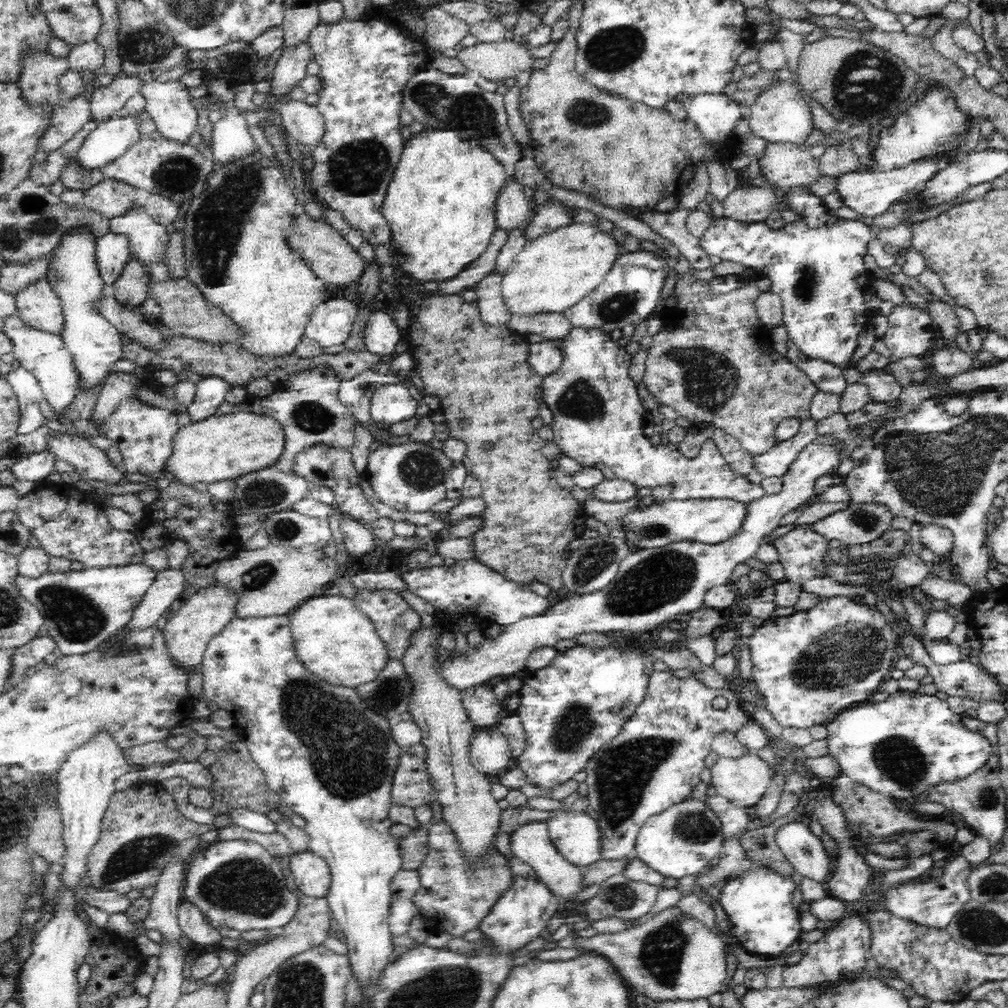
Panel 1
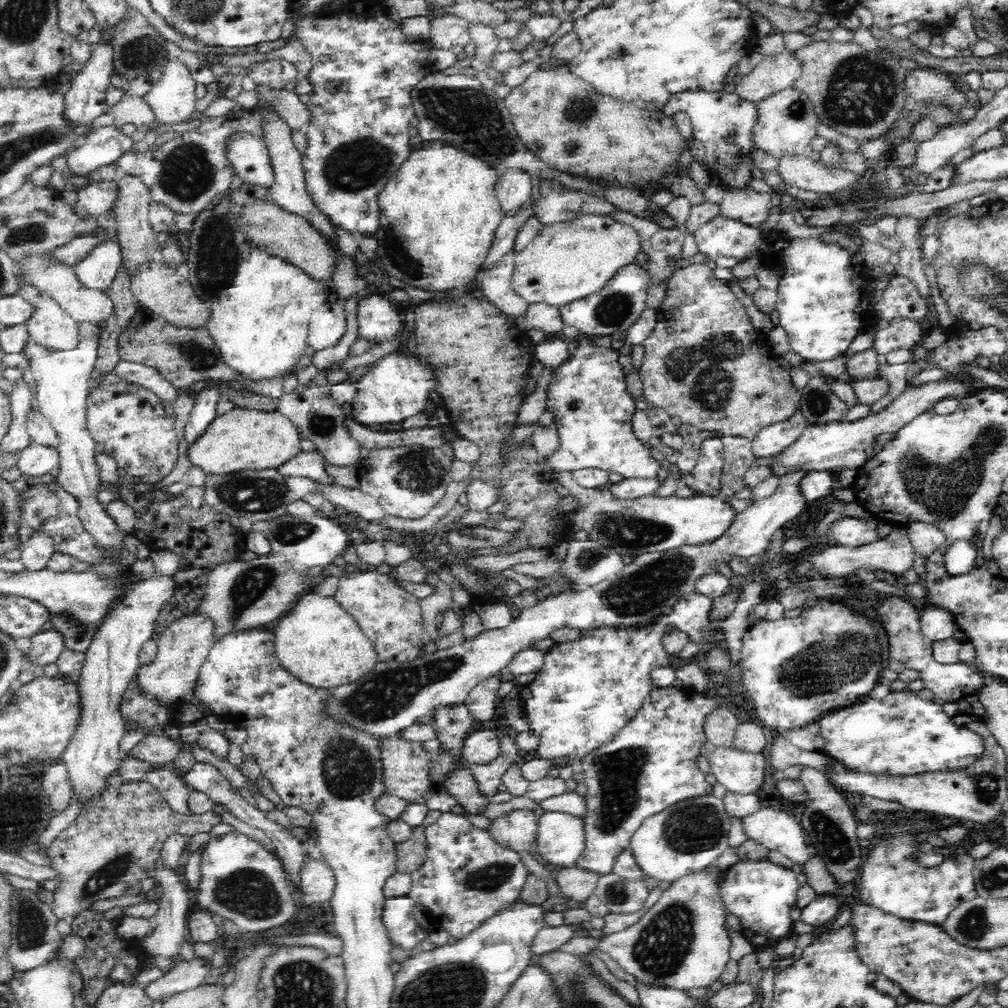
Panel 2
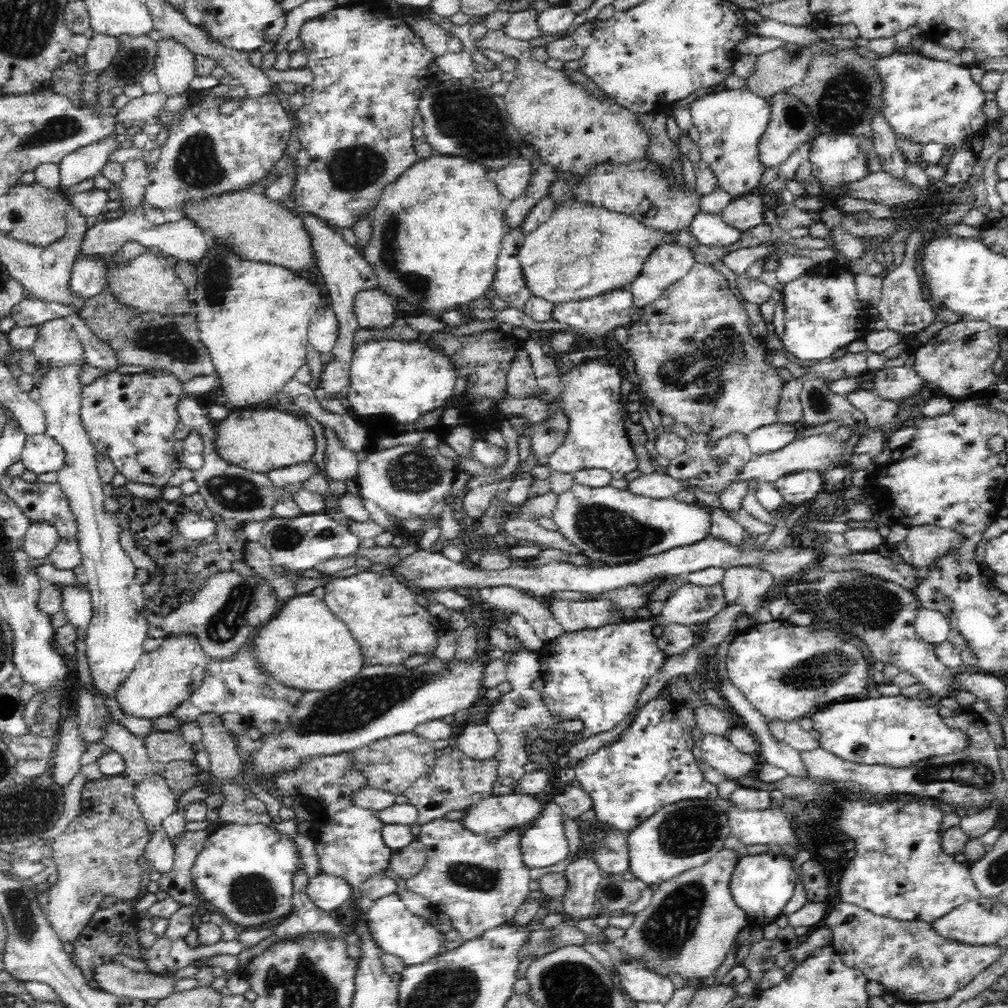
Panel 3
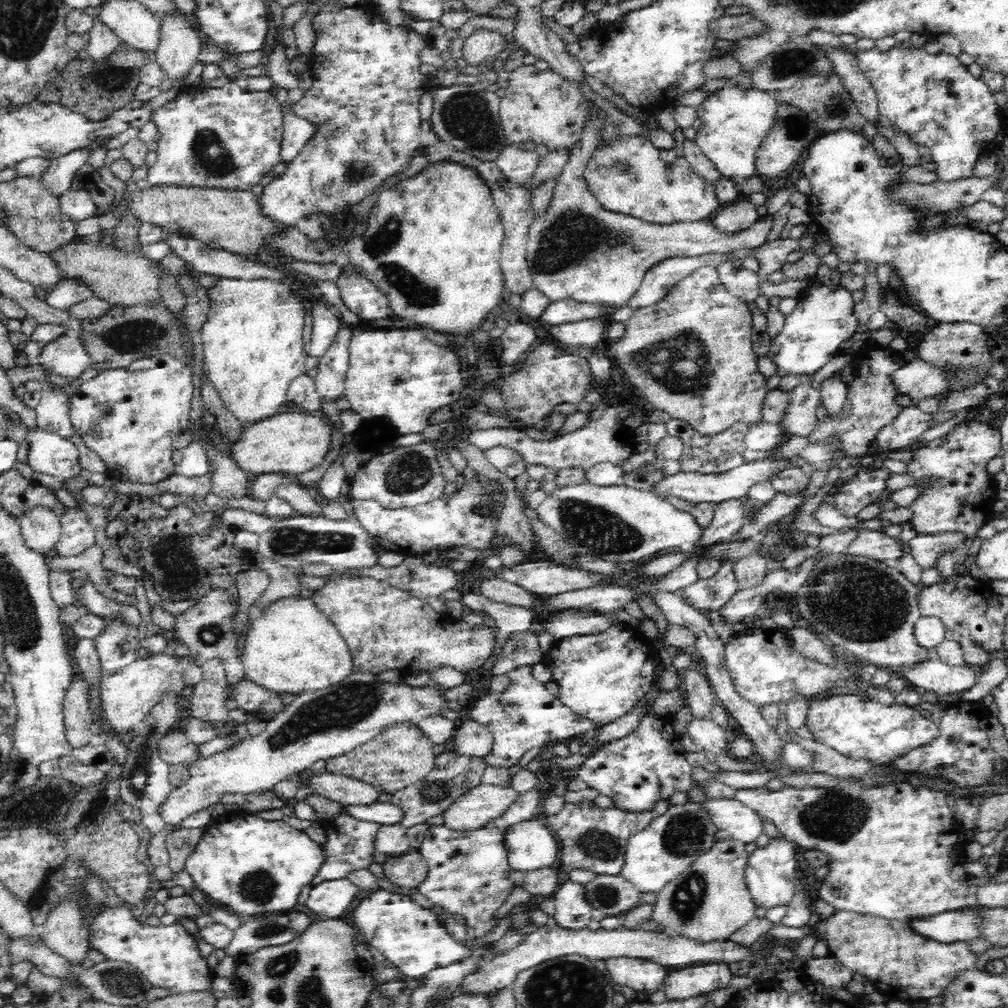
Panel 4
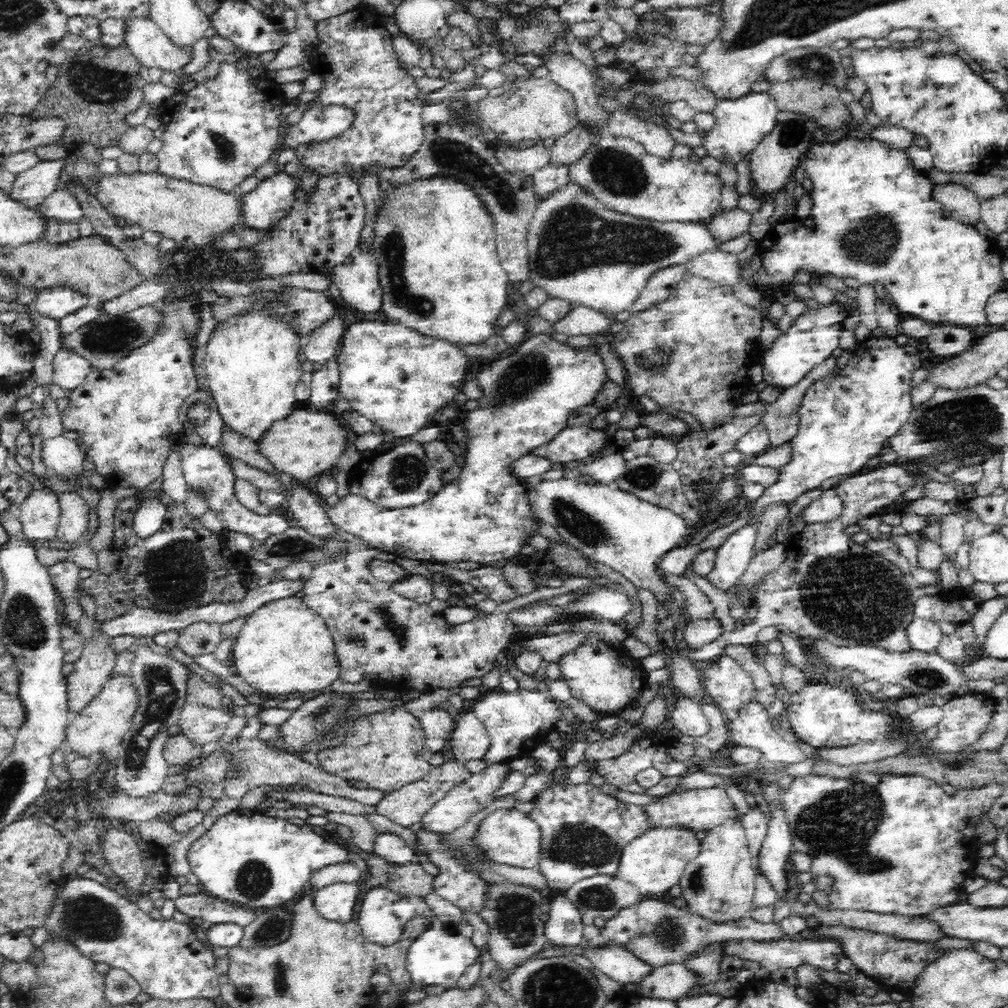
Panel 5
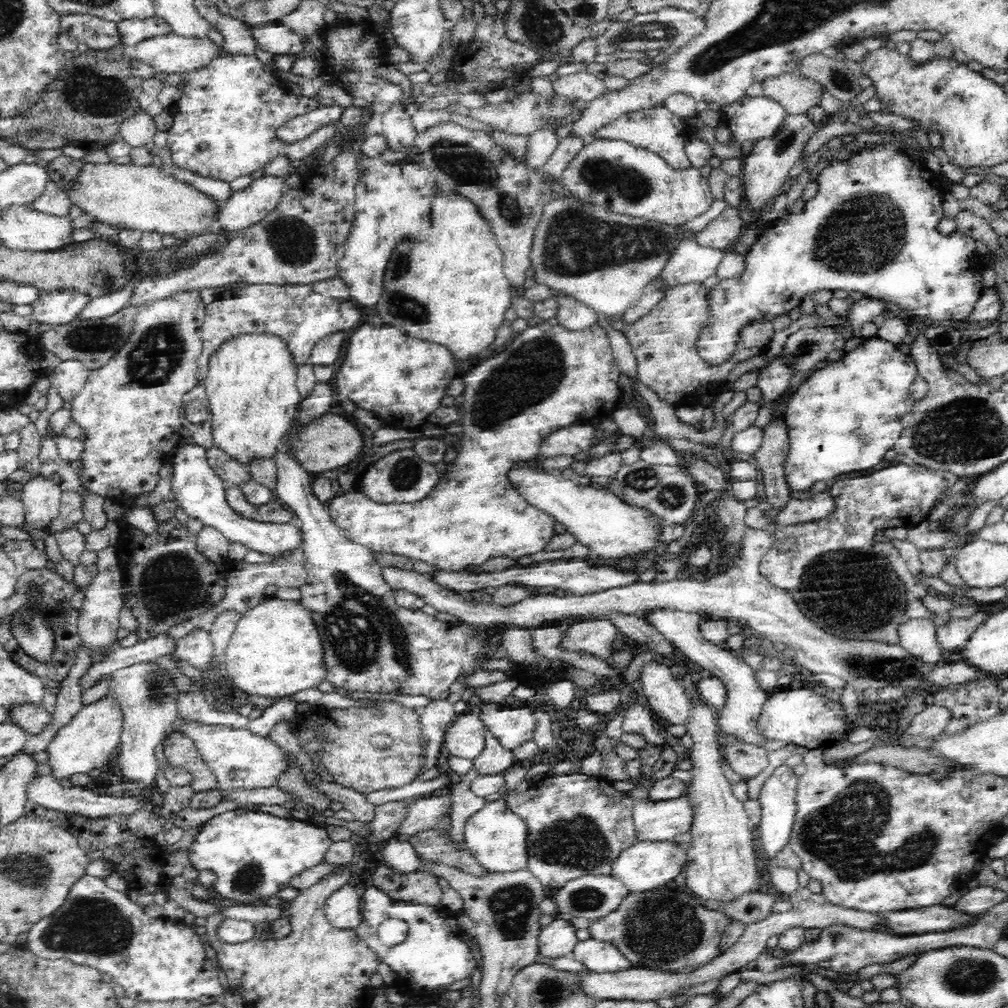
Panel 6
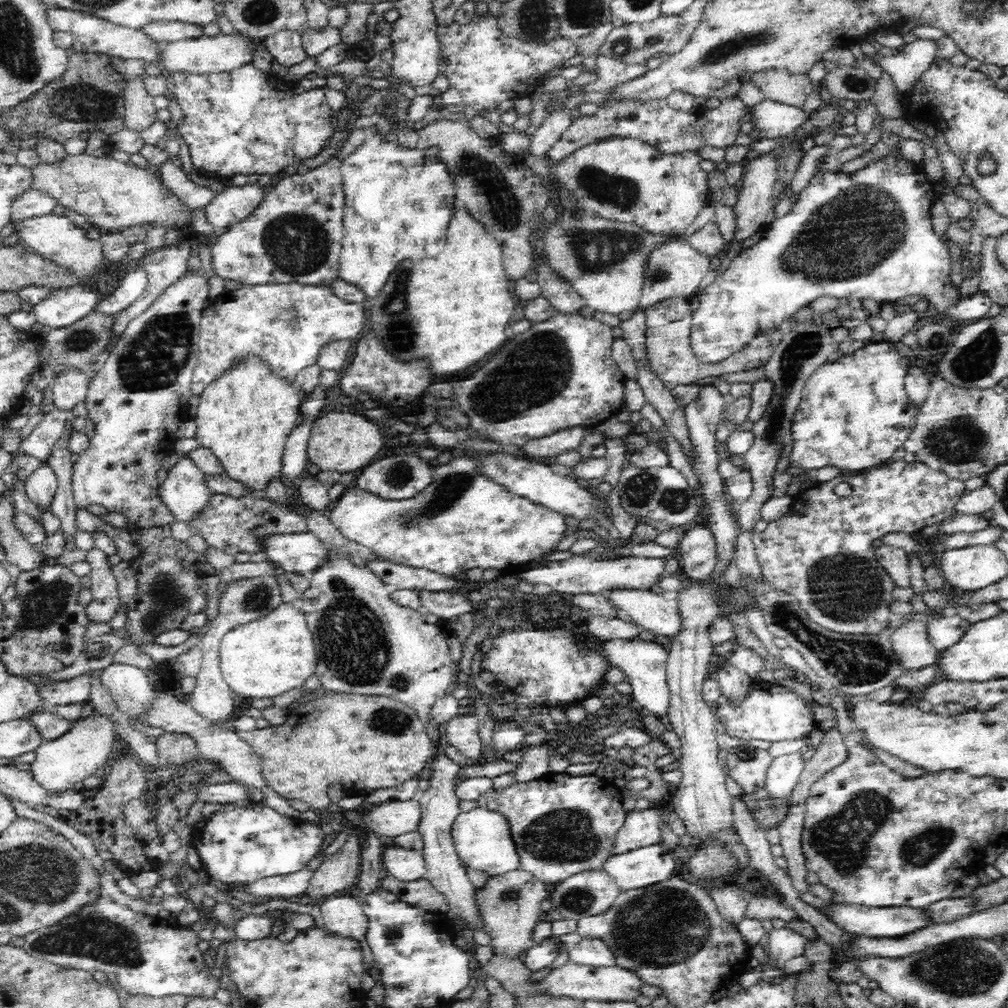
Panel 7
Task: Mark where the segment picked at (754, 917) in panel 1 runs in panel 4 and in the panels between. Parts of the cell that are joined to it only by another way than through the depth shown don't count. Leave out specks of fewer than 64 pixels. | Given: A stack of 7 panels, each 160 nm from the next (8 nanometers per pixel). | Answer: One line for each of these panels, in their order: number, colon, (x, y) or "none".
2: (761, 894)
3: (762, 885)
4: (771, 869)

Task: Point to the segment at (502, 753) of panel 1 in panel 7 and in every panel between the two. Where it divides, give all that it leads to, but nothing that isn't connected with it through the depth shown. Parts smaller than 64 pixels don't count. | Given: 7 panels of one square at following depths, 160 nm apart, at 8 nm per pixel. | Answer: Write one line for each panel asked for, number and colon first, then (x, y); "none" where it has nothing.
2: (482, 744)
3: (478, 741)
4: (473, 739)
5: (470, 740)
6: (464, 737)
7: (462, 731)

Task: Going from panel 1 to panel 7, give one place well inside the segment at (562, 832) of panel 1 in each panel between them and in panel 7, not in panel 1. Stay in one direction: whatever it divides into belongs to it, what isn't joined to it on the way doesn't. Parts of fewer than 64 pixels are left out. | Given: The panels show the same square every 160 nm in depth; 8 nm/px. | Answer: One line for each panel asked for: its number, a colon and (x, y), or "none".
2: (560, 838)
3: (543, 843)
4: (530, 845)
5: (507, 836)
6: (496, 838)
7: (481, 838)

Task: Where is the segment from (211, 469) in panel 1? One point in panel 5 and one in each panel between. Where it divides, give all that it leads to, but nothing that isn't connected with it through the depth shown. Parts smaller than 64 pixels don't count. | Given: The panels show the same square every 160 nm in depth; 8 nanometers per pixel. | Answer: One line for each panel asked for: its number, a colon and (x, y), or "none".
2: (241, 439)
3: (264, 440)
4: (293, 443)
5: (305, 444)

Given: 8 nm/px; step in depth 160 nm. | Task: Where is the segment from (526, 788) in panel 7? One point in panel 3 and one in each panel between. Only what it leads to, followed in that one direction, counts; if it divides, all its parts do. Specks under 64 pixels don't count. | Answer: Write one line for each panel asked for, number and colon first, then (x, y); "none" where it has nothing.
3: (607, 846)
4: (590, 838)
5: (583, 829)
6: (577, 825)

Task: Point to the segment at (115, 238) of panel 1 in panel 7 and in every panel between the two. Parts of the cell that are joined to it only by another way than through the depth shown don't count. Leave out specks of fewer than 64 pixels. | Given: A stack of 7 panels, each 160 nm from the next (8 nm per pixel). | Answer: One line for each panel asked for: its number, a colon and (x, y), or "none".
2: (97, 271)
3: (87, 278)
4: (66, 293)
5: (56, 303)
6: (57, 307)
7: (66, 305)

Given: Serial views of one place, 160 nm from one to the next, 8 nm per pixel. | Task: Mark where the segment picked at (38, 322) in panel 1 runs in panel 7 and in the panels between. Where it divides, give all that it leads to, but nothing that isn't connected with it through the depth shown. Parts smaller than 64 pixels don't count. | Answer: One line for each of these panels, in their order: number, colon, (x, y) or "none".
2: (52, 328)
3: (57, 345)
4: (66, 356)
5: (70, 369)
6: (69, 378)
7: (71, 387)

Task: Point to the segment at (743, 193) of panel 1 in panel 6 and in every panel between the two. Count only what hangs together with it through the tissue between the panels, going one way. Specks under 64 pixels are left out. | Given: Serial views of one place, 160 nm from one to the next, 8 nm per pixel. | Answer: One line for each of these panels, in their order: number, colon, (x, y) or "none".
2: (749, 207)
3: (744, 213)
4: (736, 217)
5: (727, 224)
6: (719, 233)

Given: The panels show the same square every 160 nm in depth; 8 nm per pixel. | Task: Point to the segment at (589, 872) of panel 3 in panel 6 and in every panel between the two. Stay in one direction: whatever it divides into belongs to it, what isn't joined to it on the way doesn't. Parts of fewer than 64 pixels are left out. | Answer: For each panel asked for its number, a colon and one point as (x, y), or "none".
4: (572, 913)
5: (564, 928)
6: (557, 939)

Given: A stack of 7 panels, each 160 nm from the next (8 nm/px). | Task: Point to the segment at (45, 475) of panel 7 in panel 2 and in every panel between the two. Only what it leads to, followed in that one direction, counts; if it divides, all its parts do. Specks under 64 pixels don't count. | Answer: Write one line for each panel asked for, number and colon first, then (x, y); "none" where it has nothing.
2: (35, 552)
3: (41, 538)
4: (40, 526)
5: (39, 513)
6: (41, 497)

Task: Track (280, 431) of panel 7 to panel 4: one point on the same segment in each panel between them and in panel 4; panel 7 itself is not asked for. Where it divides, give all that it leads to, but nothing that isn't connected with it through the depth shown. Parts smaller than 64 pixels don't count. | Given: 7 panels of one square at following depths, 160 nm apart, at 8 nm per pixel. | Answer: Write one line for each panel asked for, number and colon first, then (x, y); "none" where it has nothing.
4: (252, 338)
5: (252, 363)
6: (251, 385)

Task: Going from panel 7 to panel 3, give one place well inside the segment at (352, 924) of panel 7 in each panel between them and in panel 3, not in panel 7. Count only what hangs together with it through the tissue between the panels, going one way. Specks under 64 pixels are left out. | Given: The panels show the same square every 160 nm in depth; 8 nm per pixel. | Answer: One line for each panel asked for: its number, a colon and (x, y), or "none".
3: (327, 892)
4: (329, 900)
5: (336, 903)
6: (342, 910)

